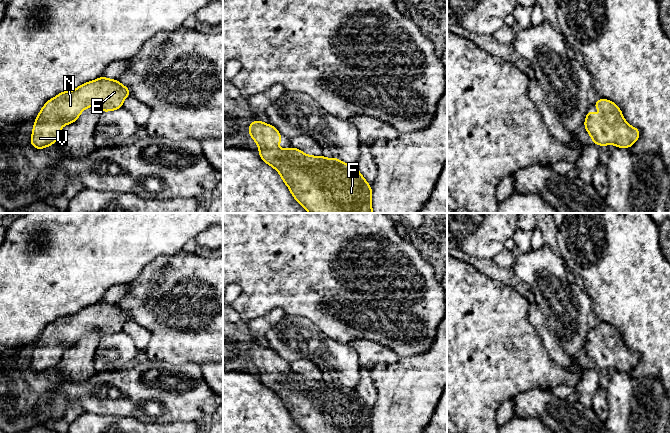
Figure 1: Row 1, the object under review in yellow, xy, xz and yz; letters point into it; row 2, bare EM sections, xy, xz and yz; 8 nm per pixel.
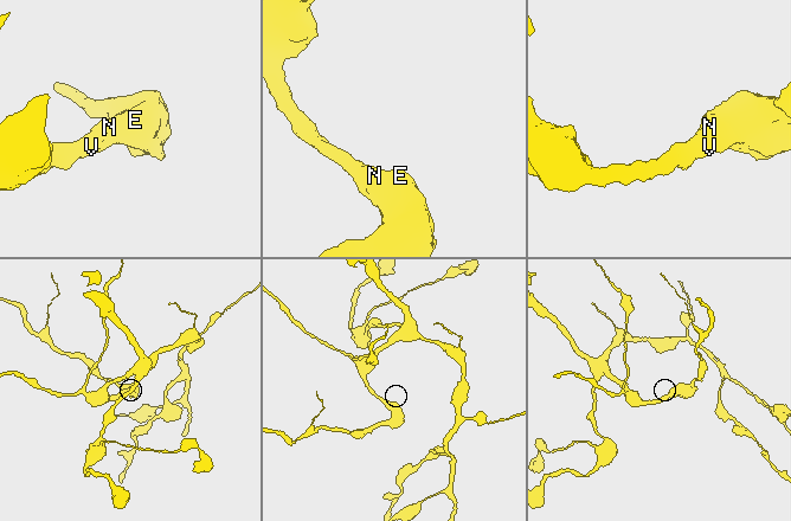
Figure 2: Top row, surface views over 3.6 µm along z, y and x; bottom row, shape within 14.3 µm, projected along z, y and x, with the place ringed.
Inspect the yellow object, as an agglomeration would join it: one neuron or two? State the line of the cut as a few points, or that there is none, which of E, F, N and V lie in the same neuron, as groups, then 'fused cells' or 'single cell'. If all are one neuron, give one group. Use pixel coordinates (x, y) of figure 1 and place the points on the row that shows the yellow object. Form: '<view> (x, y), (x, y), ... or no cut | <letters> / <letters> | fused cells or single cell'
no cut | E F N V | single cell

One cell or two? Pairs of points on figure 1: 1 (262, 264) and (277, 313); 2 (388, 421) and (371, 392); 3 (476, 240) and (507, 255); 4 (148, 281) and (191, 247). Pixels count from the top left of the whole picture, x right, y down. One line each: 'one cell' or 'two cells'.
1: two cells
2: two cells
3: two cells
4: two cells

